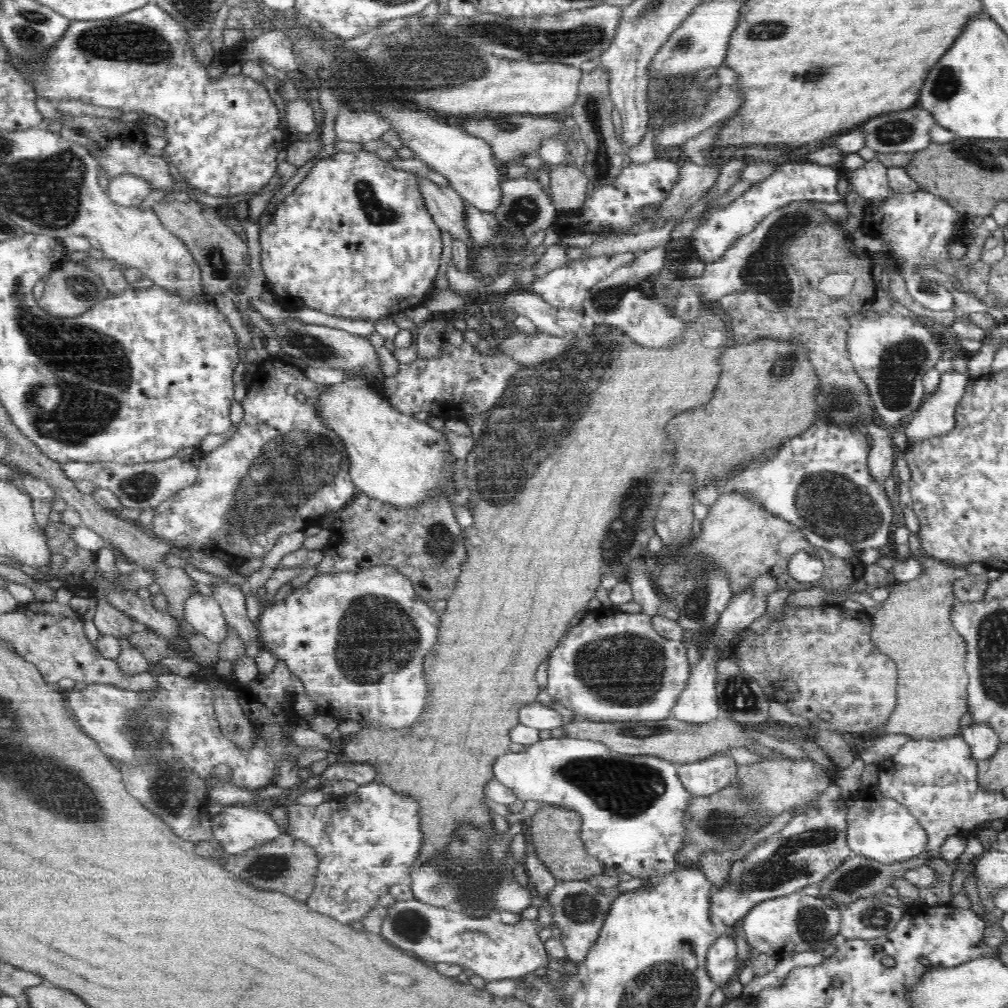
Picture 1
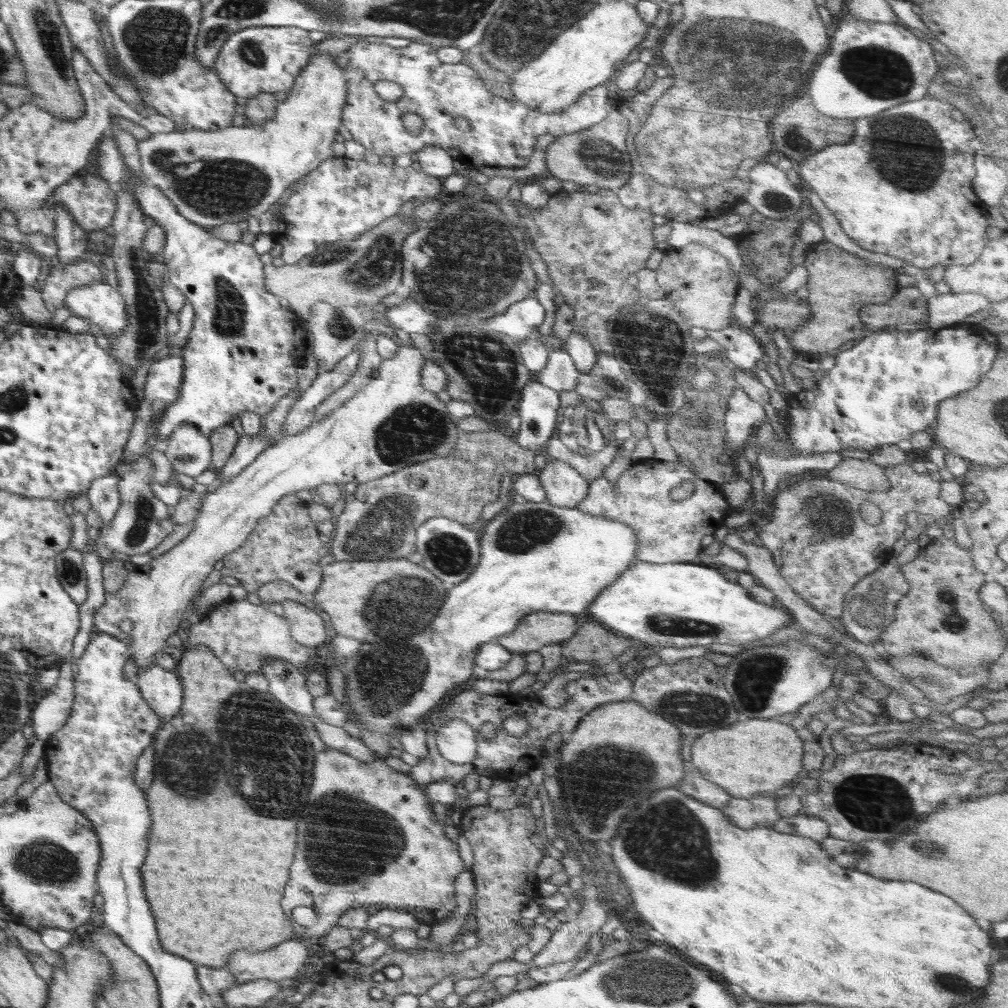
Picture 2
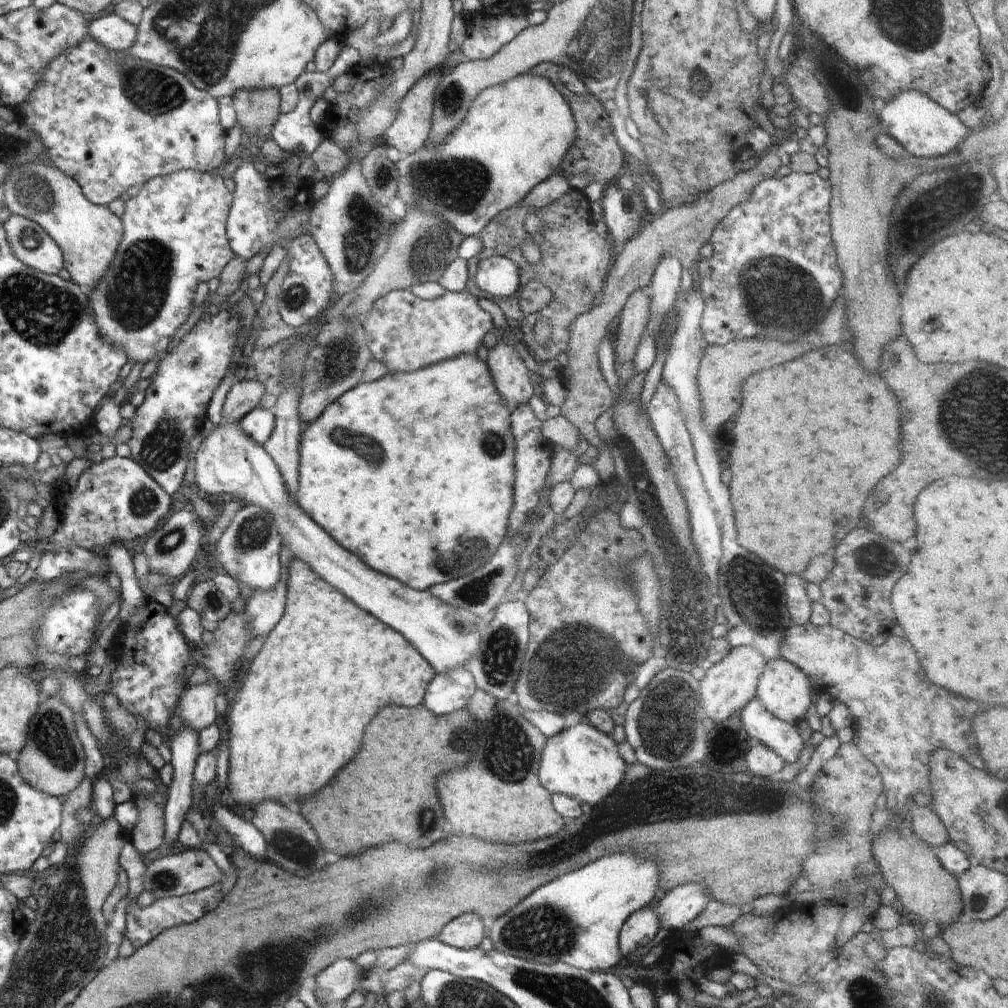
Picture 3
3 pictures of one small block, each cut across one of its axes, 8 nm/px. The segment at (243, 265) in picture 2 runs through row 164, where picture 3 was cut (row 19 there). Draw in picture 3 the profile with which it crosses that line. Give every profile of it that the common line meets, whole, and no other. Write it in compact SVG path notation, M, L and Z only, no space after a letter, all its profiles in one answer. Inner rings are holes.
M116 13L90 21L87 30L103 47L115 52L127 51L137 37L137 25L124 20Z

